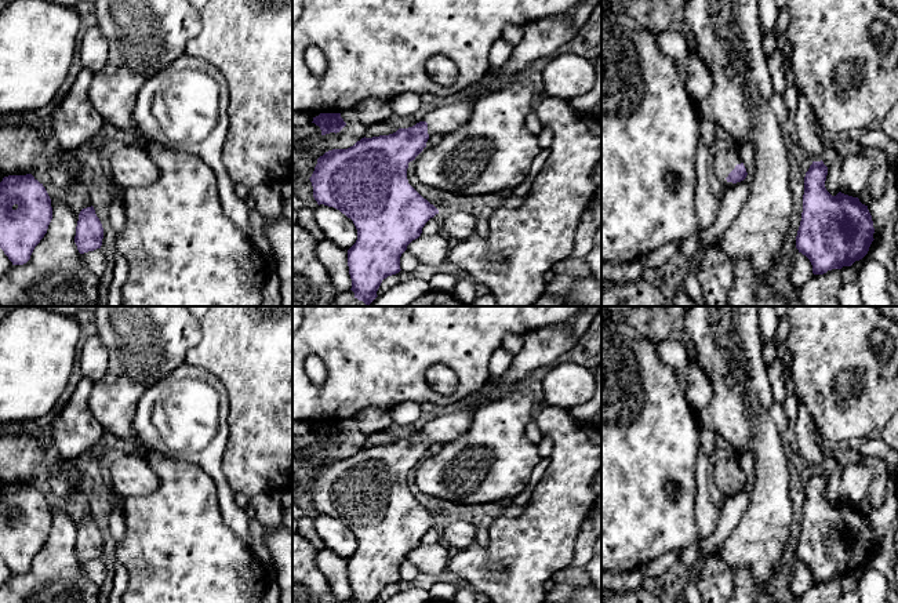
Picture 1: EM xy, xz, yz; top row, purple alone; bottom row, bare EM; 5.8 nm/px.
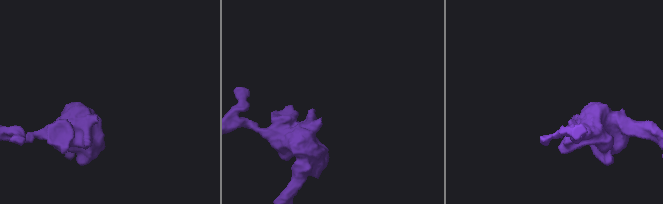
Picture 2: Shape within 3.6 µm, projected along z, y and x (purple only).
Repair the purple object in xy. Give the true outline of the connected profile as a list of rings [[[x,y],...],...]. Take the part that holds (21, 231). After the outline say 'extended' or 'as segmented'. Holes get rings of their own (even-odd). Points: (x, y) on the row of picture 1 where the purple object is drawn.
[[[32,174],[3,178],[0,182],[0,248],[12,265],[23,265],[30,259],[34,247],[47,233],[51,219],[51,199],[43,184]]] | as segmented

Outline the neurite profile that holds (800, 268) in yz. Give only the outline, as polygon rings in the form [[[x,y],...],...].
[[[797,253],[792,258],[790,276],[796,287],[801,287],[806,281],[808,281],[814,276],[810,259],[801,253]]]

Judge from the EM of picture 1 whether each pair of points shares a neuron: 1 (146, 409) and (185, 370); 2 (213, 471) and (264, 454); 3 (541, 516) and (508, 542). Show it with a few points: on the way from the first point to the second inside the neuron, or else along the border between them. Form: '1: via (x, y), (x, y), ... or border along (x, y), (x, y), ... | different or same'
1: via (151, 396), (173, 376) | same
2: border along (228, 436), (222, 472), (235, 493) | different
3: via (533, 525), (516, 541) | same

